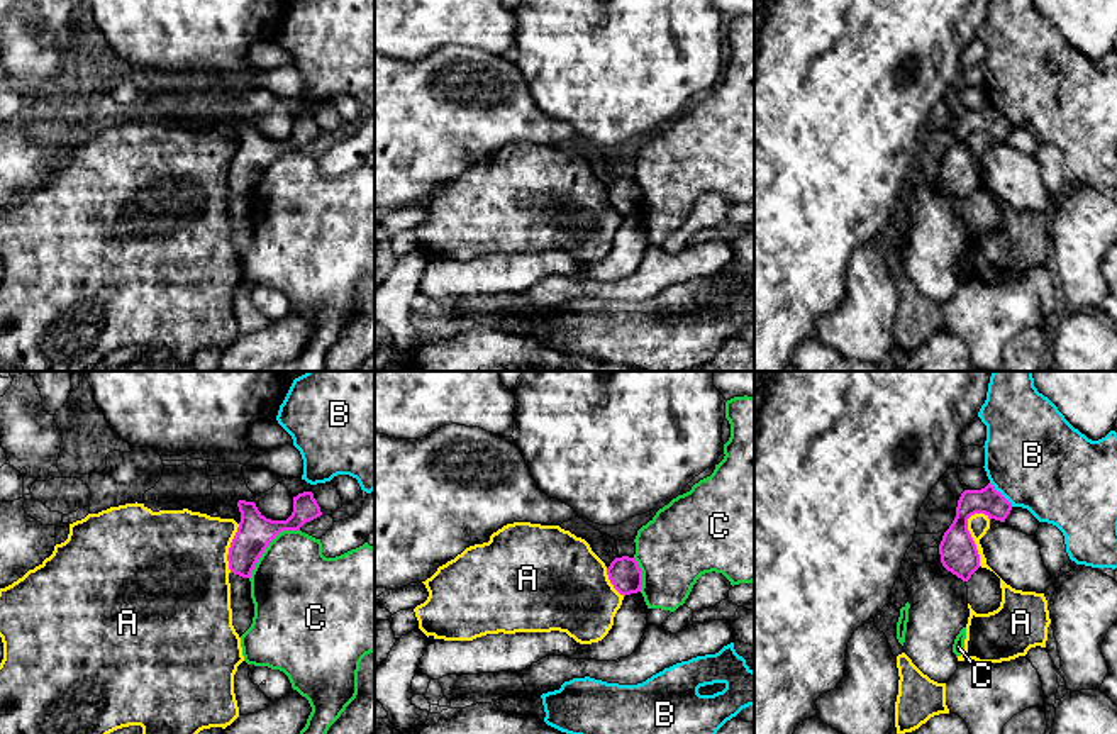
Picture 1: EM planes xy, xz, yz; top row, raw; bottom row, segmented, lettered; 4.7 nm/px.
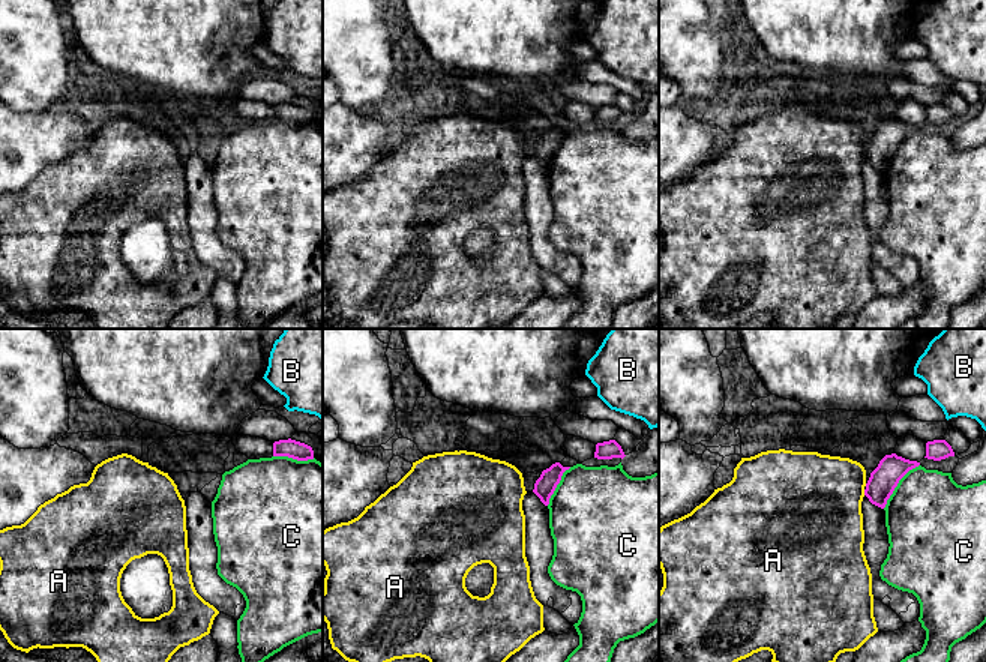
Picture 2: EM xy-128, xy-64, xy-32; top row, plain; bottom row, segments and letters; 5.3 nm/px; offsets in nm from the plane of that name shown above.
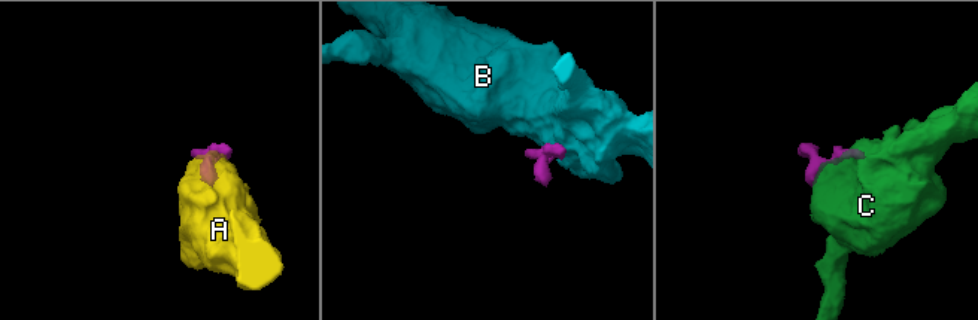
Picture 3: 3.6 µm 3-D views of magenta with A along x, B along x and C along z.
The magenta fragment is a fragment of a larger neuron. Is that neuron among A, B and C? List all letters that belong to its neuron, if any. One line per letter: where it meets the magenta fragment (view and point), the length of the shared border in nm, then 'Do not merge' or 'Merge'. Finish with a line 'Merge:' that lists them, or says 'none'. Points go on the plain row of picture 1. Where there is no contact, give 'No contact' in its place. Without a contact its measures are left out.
A: Touches magenta at yz (972, 160). Shared border 260 nm. Do not merge
B: Touches magenta at yz (1000, 114). Shared border 160 nm. Do not merge
C: Touches magenta at xy (266, 166). Shared border 340 nm. Do not merge
Merge: none

